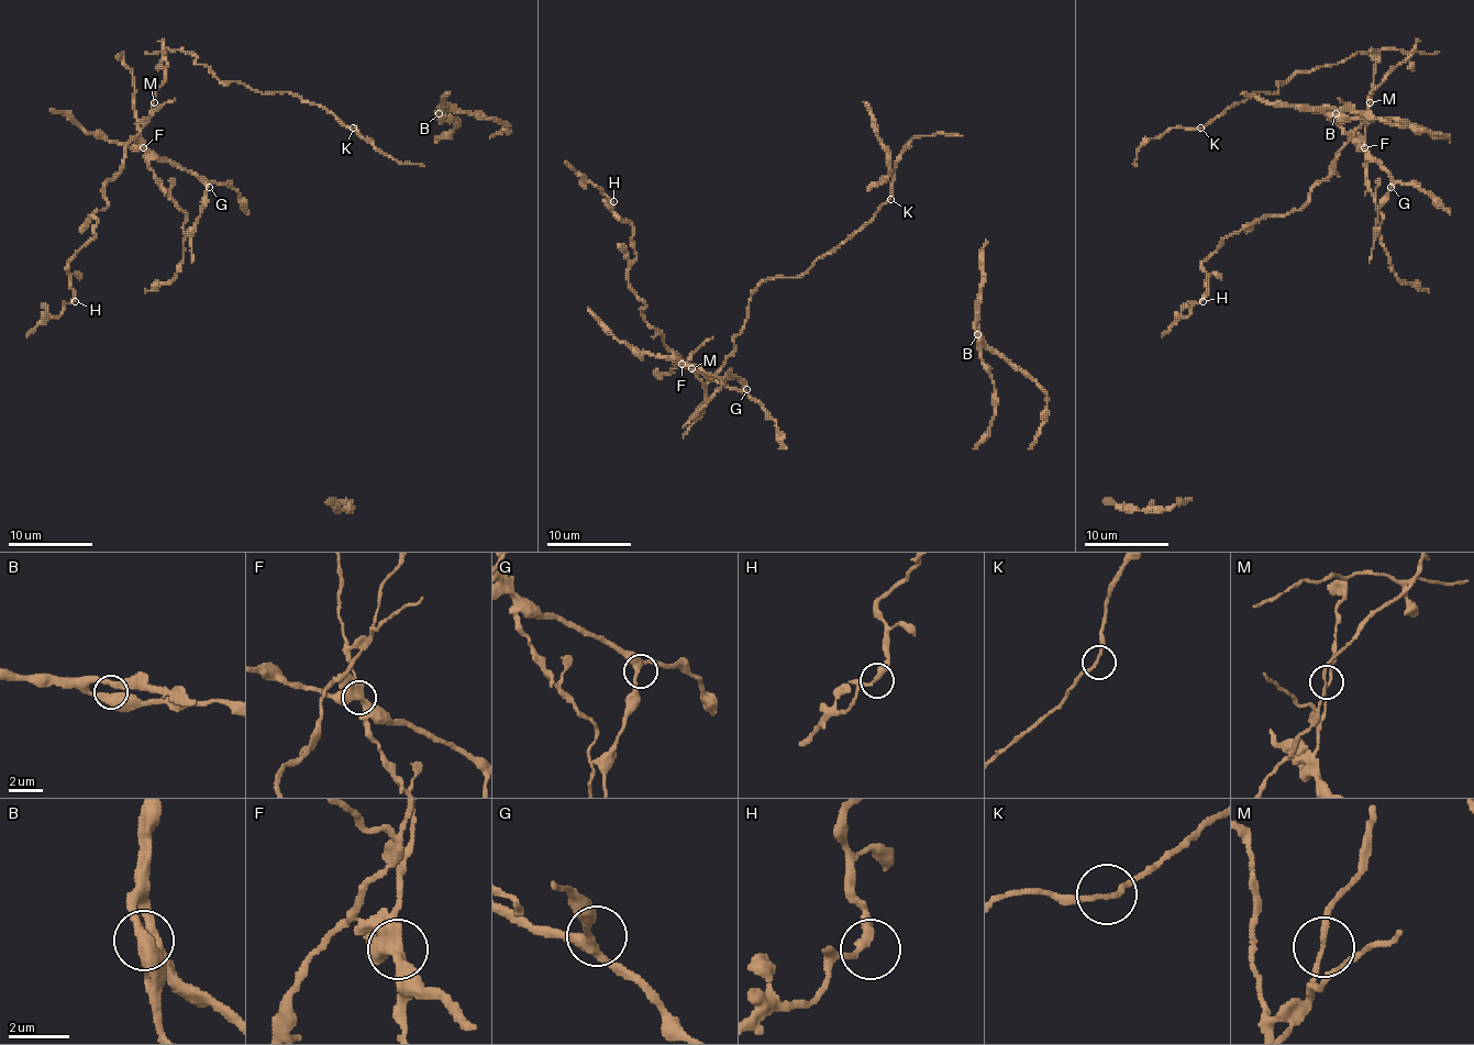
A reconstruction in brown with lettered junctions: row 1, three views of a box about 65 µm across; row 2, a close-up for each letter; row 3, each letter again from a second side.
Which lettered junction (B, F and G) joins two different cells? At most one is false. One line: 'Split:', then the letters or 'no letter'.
Split: F

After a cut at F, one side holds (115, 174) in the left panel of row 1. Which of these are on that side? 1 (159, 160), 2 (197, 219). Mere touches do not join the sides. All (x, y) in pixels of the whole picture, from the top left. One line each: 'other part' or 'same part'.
1: other part
2: other part

